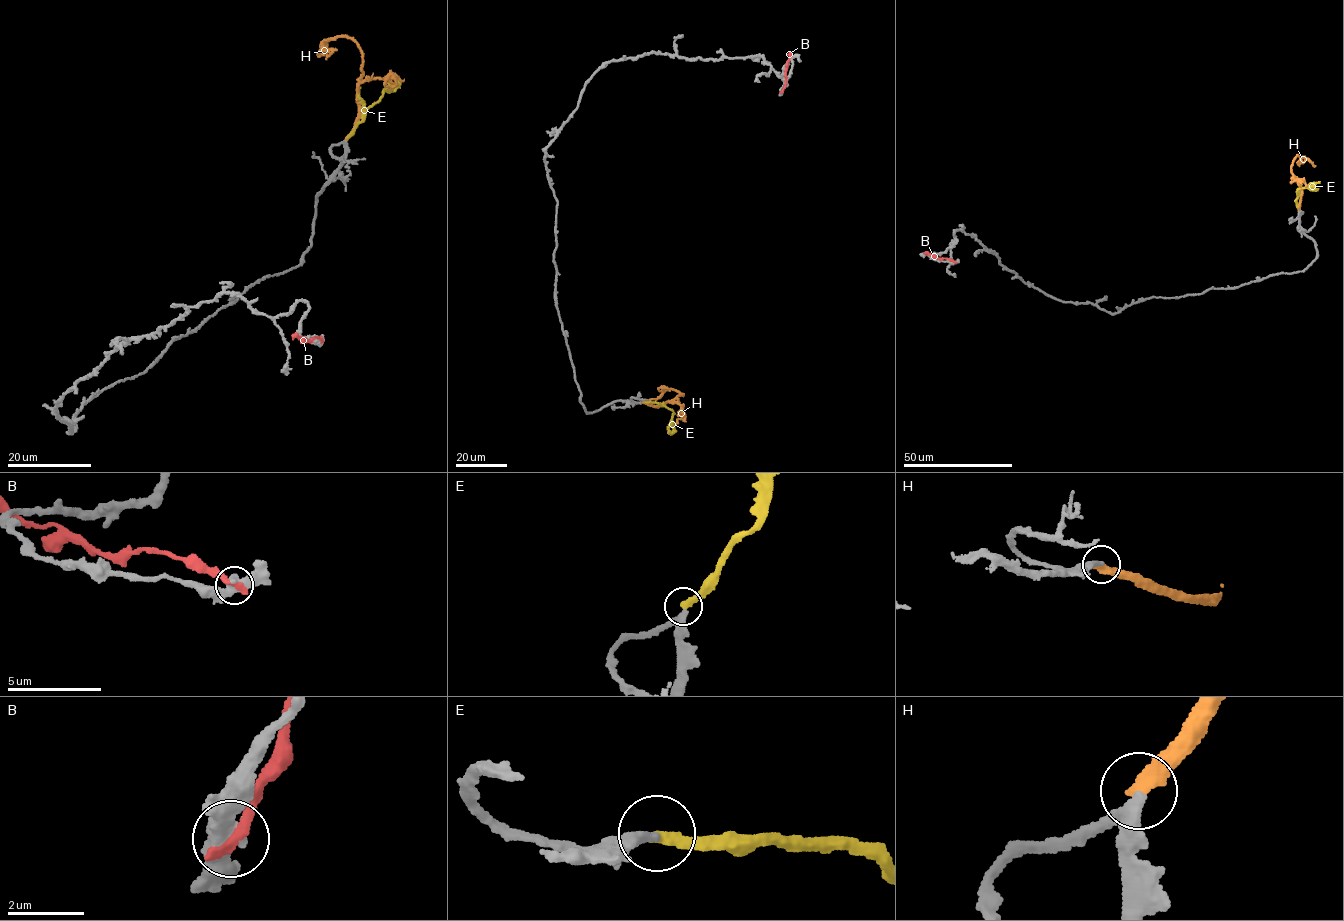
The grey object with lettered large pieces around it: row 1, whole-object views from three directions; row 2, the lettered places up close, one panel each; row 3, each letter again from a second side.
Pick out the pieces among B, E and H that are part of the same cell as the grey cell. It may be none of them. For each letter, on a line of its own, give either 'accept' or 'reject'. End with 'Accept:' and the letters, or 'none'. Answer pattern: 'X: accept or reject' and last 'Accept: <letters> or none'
B: reject
E: reject
H: accept
Accept: H

